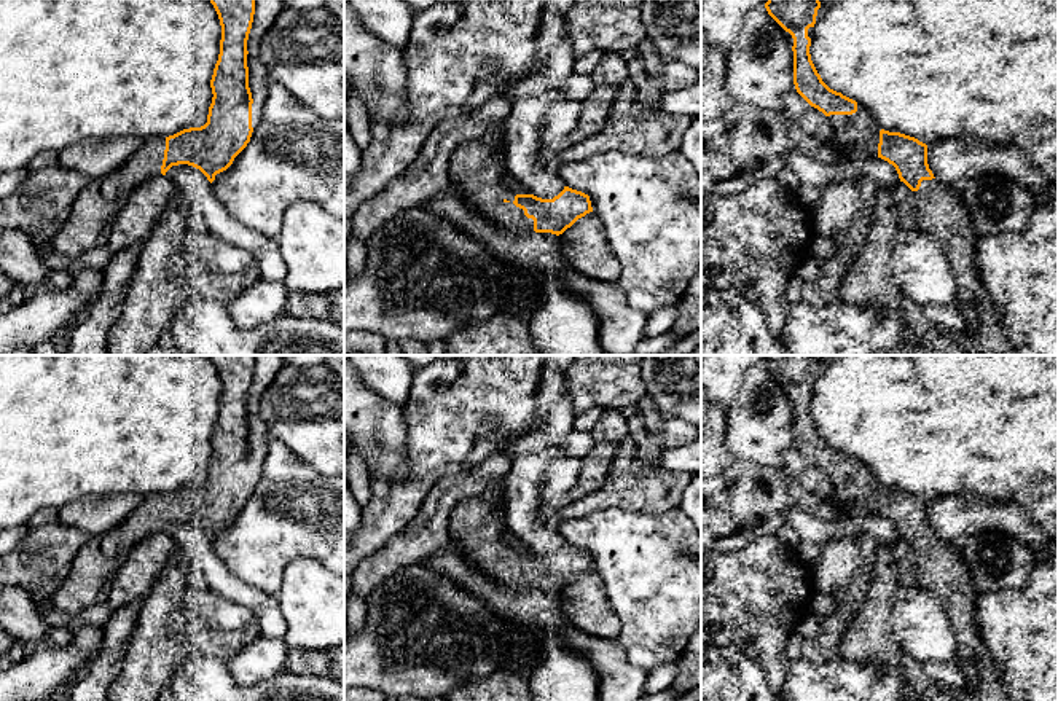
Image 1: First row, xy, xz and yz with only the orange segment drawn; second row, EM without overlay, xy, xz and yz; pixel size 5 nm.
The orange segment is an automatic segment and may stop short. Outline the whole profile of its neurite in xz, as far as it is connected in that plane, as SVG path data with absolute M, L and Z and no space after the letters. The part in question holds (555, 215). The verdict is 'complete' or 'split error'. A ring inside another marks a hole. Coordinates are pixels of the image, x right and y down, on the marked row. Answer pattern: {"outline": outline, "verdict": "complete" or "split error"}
{"outline": "M504 139L500 143L457 143L448 164L449 183L492 223L518 234L556 234L569 268L591 279L617 282L621 266L590 196L569 186L553 199L516 194L504 182L507 153Z", "verdict": "split error"}

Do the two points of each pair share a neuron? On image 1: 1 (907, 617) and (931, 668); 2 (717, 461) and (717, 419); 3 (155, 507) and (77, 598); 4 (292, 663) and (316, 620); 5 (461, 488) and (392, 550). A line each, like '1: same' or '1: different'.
1: different
2: same
3: same
4: different
5: same

